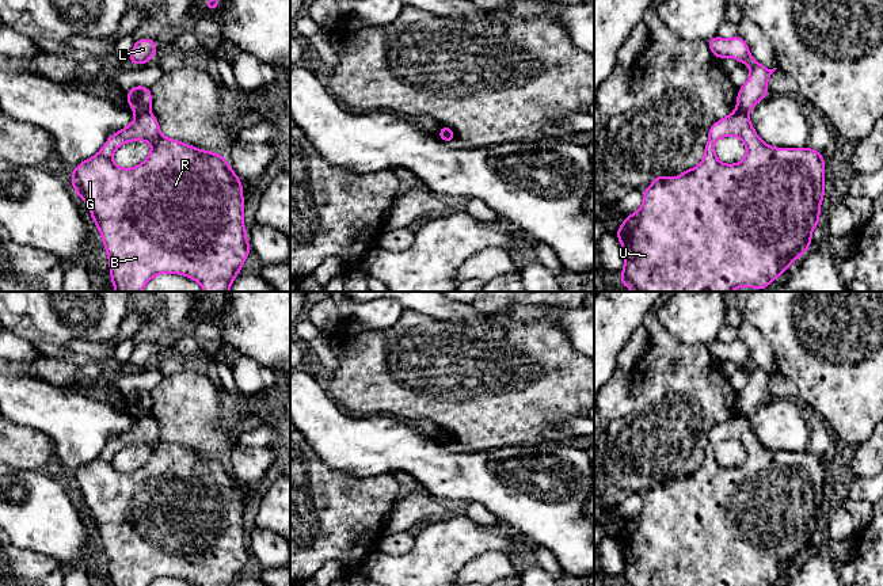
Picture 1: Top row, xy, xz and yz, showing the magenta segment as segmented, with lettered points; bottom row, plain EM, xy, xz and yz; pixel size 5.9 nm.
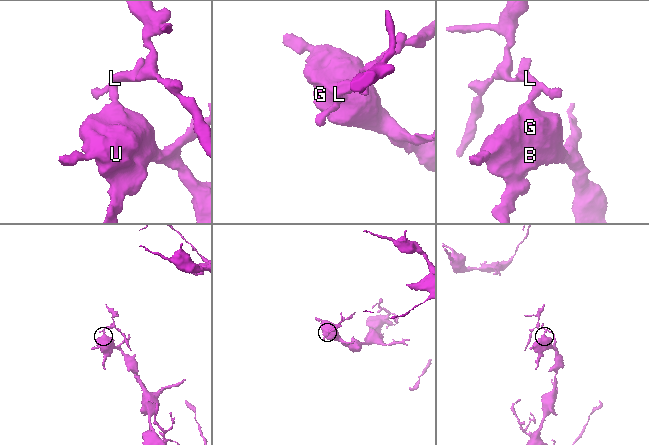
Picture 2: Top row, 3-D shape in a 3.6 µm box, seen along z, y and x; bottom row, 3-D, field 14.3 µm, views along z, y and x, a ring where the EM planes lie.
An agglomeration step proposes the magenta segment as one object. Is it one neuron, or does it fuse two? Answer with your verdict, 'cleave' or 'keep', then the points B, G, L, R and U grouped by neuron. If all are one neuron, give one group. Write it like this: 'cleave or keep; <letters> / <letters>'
cleave; B G R U / L

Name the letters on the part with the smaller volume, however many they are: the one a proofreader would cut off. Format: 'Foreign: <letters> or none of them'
Foreign: L

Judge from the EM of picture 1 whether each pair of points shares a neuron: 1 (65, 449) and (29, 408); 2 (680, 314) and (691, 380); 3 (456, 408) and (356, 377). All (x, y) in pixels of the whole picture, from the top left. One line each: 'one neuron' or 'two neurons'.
1: one neuron
2: two neurons
3: one neuron

